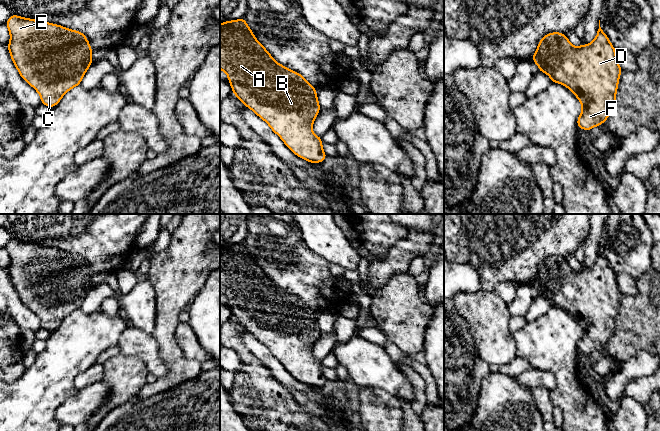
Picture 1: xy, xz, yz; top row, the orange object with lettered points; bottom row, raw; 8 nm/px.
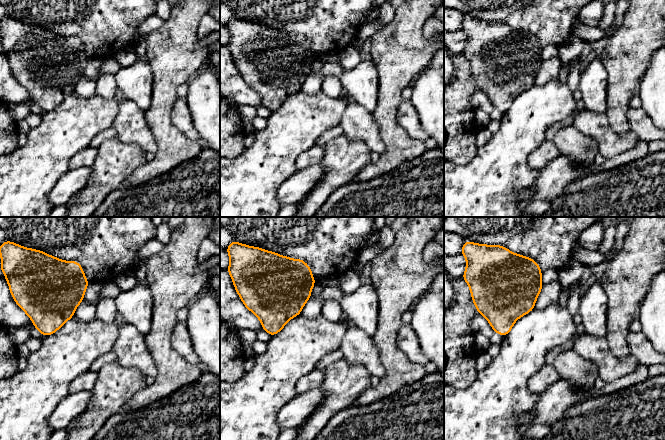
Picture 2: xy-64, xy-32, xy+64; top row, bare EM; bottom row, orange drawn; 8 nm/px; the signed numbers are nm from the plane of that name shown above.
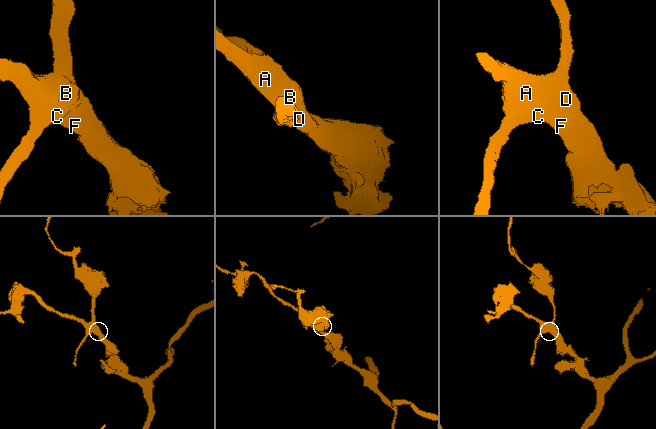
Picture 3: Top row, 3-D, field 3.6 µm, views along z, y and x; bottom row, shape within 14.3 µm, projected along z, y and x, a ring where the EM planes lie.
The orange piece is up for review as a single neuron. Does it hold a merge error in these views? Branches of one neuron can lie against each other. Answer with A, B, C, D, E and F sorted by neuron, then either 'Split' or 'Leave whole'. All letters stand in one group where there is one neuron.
Groups: A B C D E F. Leave whole

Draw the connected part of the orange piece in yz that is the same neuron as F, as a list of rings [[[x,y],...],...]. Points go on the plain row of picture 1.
[[[599,244],[596,262],[591,267],[574,271],[565,258],[561,256],[548,257],[538,266],[537,275],[531,281],[533,286],[538,289],[539,296],[544,296],[550,300],[552,307],[565,309],[577,321],[582,328],[582,336],[577,342],[577,351],[585,355],[590,355],[593,351],[602,349],[615,330],[619,302],[623,295],[618,288],[616,275],[601,253]]]

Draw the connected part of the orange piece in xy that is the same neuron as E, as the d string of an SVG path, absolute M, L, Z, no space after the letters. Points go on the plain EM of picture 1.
M13 237L5 249L10 257L7 272L13 288L22 303L38 316L43 329L55 331L70 313L80 309L93 286L93 273L82 256Z

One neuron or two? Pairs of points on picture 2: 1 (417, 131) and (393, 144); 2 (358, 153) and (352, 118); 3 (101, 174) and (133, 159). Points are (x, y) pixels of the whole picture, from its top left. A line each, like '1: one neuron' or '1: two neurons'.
1: two neurons
2: two neurons
3: one neuron

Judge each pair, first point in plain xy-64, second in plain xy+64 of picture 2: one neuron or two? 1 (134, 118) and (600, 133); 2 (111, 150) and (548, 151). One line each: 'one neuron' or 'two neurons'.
1: one neuron
2: two neurons

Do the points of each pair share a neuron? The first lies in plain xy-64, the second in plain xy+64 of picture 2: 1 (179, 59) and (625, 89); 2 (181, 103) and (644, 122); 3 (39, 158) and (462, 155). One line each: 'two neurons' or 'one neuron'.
1: one neuron
2: one neuron
3: two neurons

